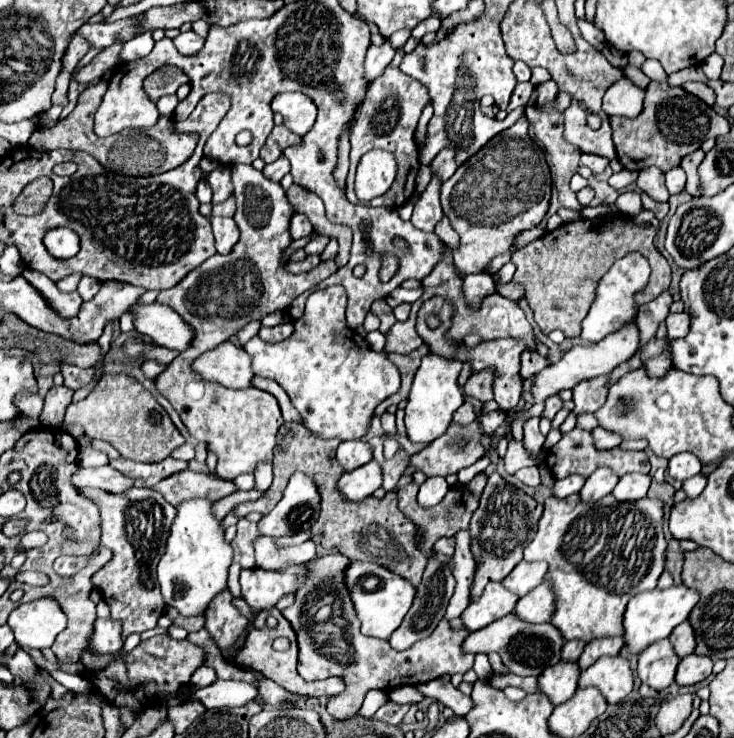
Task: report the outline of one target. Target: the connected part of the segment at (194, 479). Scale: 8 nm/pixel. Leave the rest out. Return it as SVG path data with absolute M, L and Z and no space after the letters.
M187 469L157 483L155 491L159 491L171 505L177 505L181 503L181 499L195 499L195 497L219 501L235 493L237 487L233 481L219 479L211 473L197 473Z

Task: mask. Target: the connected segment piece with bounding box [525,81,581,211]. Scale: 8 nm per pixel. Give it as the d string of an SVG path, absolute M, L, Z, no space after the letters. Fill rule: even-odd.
M547 81L547 83L537 85L535 91L533 91L533 95L531 95L531 99L529 99L529 103L525 105L525 117L527 117L527 121L533 125L533 133L535 133L537 141L545 147L545 151L547 151L547 153L551 155L551 159L553 159L553 165L555 165L555 187L557 187L557 191L559 191L559 199L561 199L563 207L573 209L573 211L581 211L579 201L577 201L575 193L573 193L571 187L569 187L569 179L577 173L581 151L579 151L579 147L571 145L571 143L563 137L563 113L553 107L553 101L555 101L557 93L559 93L559 89L557 89L557 83L555 83L555 81Z

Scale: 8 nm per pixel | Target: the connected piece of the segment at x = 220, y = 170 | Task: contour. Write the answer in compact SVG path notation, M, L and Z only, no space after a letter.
M227 165L217 167L213 173L209 173L207 183L213 189L213 205L221 203L229 197L229 187L231 187L231 171Z

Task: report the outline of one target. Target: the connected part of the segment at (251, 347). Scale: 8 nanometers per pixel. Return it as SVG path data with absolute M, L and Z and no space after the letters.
M333 285L327 289L313 291L307 299L305 313L301 319L295 321L295 331L291 337L285 341L271 345L259 339L257 335L249 339L243 349L253 357L253 371L259 377L267 377L277 381L289 395L293 407L301 413L303 425L309 431L315 431L315 435L325 437L325 439L361 439L371 423L373 409L391 397L393 393L399 391L401 385L401 375L397 365L387 357L387 351L375 353L369 343L353 329L347 327L345 323L345 305L347 305L347 295L341 285Z

